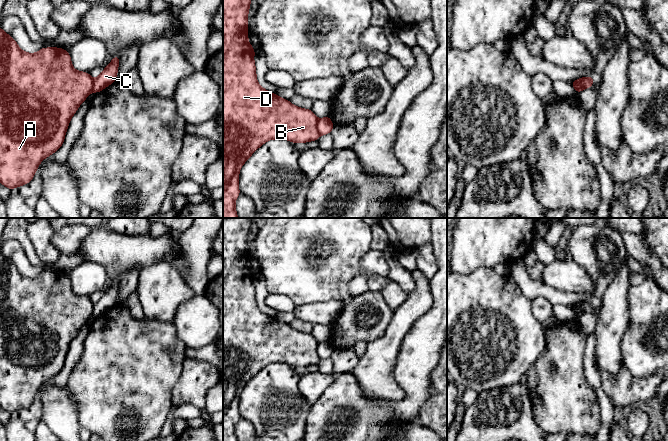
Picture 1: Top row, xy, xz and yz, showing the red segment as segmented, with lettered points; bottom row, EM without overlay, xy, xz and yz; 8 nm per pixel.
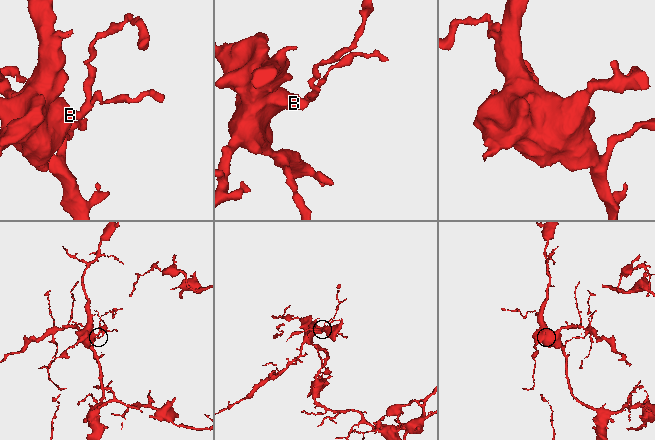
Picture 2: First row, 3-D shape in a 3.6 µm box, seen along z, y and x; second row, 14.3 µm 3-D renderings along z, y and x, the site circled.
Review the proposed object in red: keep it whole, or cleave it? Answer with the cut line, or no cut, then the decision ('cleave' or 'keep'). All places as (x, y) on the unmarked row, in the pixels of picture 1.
yz (573, 308), (580, 306), (583, 312) | cleave

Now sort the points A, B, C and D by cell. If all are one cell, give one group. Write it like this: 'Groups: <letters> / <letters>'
Groups: A B D / C

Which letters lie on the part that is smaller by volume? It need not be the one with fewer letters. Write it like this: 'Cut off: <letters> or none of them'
Cut off: C

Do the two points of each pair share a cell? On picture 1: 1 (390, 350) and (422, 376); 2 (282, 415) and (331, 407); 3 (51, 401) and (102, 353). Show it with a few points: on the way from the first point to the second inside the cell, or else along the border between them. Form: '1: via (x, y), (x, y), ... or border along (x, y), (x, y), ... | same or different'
1: border along (407, 335), (402, 342), (393, 370), (394, 380) | different
2: border along (311, 404), (305, 430) | different
3: border along (65, 385), (77, 407) | different

